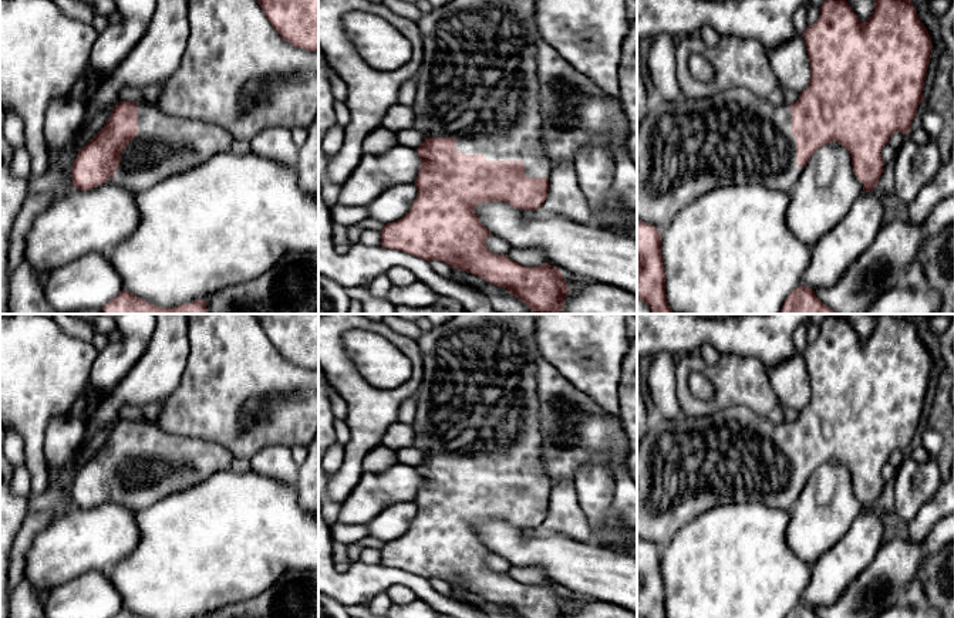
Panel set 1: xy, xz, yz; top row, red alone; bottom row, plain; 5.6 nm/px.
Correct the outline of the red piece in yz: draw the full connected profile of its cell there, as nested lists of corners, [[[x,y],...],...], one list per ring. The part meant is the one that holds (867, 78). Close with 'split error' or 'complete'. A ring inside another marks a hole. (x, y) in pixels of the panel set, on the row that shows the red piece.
[[[825,0],[820,6],[819,20],[809,26],[802,37],[806,44],[812,77],[806,90],[799,94],[799,99],[795,104],[773,107],[768,99],[759,98],[749,90],[729,88],[718,92],[714,97],[702,99],[691,99],[685,98],[684,95],[680,95],[674,101],[653,99],[647,115],[637,124],[637,300],[643,300],[650,307],[651,314],[675,314],[670,308],[665,294],[661,233],[671,226],[680,210],[688,203],[717,188],[731,185],[761,185],[768,189],[776,189],[789,193],[795,188],[812,155],[823,145],[832,142],[842,143],[849,151],[854,175],[863,183],[863,190],[870,192],[876,189],[883,173],[884,163],[881,159],[881,149],[889,143],[890,136],[894,132],[903,132],[906,135],[910,132],[910,125],[916,116],[917,108],[924,99],[924,81],[933,48],[931,37],[918,18],[917,10],[911,0],[874,0],[874,10],[866,23],[860,21],[846,0]]]; split error

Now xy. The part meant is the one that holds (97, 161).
[[[119,101],[104,128],[80,149],[73,185],[85,192],[114,182],[144,192],[229,151],[233,141],[215,124],[168,115],[154,104]]]; split error

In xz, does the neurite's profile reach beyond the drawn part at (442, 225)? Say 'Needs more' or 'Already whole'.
Needs more

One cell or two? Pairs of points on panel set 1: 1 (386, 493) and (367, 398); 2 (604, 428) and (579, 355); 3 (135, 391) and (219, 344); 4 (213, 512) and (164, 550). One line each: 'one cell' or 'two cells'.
1: two cells
2: two cells
3: two cells
4: one cell

